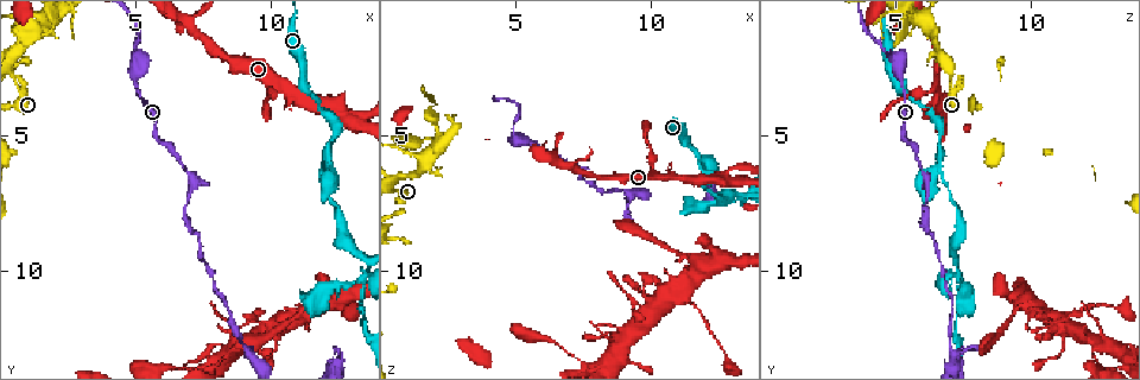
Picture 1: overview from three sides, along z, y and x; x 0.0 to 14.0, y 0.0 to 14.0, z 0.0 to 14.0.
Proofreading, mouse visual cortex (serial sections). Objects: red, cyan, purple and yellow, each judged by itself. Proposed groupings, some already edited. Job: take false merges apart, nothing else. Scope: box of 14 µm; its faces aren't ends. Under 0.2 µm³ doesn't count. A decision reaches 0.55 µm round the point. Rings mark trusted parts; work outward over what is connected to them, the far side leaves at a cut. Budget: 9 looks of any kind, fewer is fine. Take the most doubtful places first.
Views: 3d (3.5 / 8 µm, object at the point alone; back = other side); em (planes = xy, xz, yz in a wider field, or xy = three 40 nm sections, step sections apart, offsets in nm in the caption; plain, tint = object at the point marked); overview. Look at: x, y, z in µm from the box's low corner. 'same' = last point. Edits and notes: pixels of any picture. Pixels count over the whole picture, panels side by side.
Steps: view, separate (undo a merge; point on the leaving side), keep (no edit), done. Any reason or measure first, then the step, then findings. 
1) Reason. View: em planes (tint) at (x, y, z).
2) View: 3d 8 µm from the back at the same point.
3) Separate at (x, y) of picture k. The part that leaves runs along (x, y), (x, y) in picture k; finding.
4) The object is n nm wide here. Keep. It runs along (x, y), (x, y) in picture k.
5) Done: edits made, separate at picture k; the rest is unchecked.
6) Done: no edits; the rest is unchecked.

Two arms in line, one across. View: 3d 3.5 µm at (12.1, 6.1, 6.6).

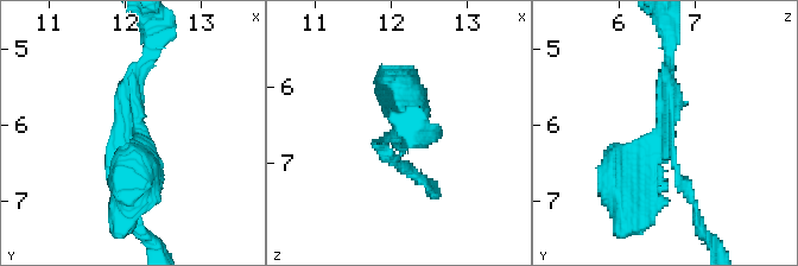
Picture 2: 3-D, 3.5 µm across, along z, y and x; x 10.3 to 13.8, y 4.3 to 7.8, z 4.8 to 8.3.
3 arms meet here; the arms are 150, 150, 500 nm wide. View: em xy step 3 (tint) at (12.15, 6.10, 6.60).

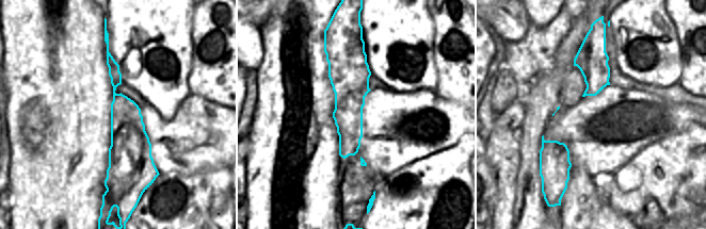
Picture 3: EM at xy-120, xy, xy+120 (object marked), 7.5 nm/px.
Keep. One cell here.

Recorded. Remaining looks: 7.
Calibre changes. View: 3d 3.5 µm at (4.9, 2.0, 4.7).

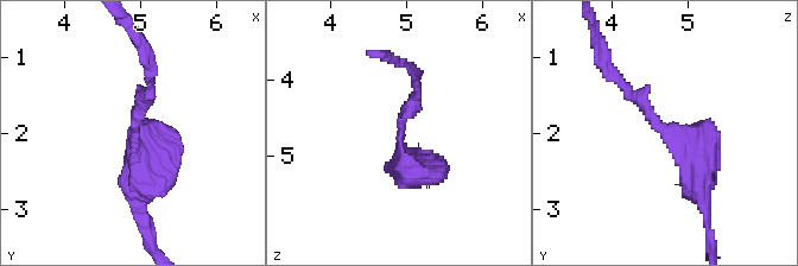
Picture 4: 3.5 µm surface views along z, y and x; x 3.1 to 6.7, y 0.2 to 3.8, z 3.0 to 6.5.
The arms are 150, 450 nm wide. View: em xy step 3 (tint) at (4.90, 1.95, 4.65).

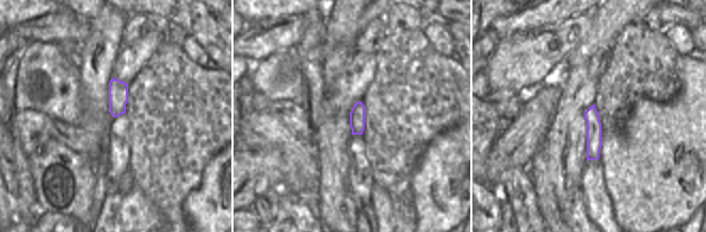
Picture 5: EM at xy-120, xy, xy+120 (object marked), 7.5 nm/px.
Keep. It runs along (592, 109), (593, 153), (589, 157) in picture 5; one cell here.

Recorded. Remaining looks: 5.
Three arms meet. View: 3d 3.5 µm at (12.6, 4.2, 6.6).

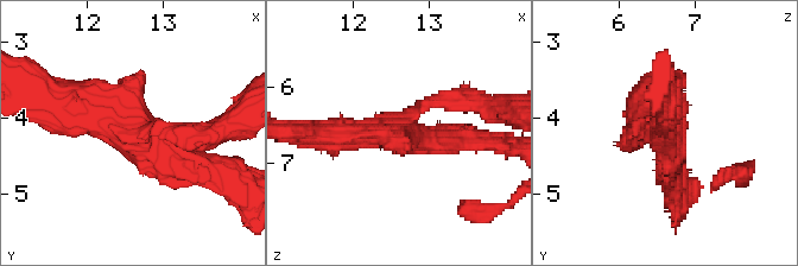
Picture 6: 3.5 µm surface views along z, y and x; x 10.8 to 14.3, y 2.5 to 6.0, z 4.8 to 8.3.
Now the EM. View: em planes (plain) at (12.60, 4.20, 6.60).

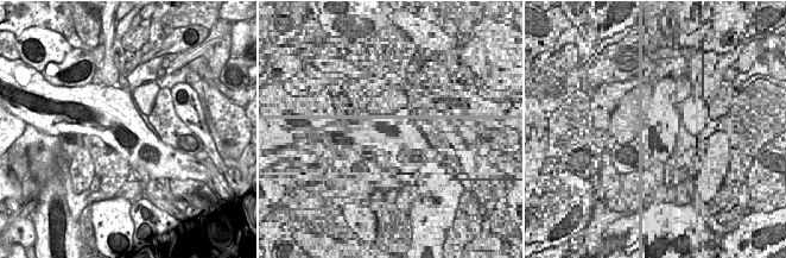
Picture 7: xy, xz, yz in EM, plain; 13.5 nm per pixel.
View: em planes (tint) at the same point.

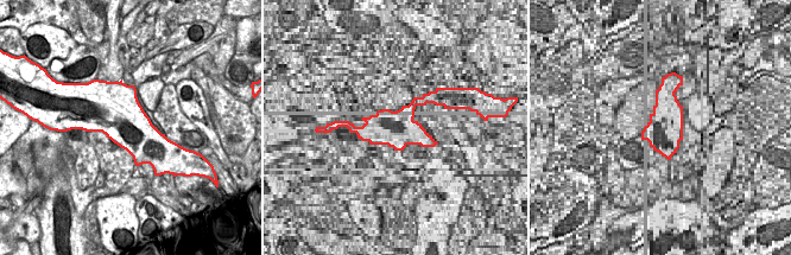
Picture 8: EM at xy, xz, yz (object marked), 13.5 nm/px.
Keep. It runs along (59, 107), (202, 169) in picture 6; one cell here.

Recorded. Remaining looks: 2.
Done: no edits; the rest is unchecked.

